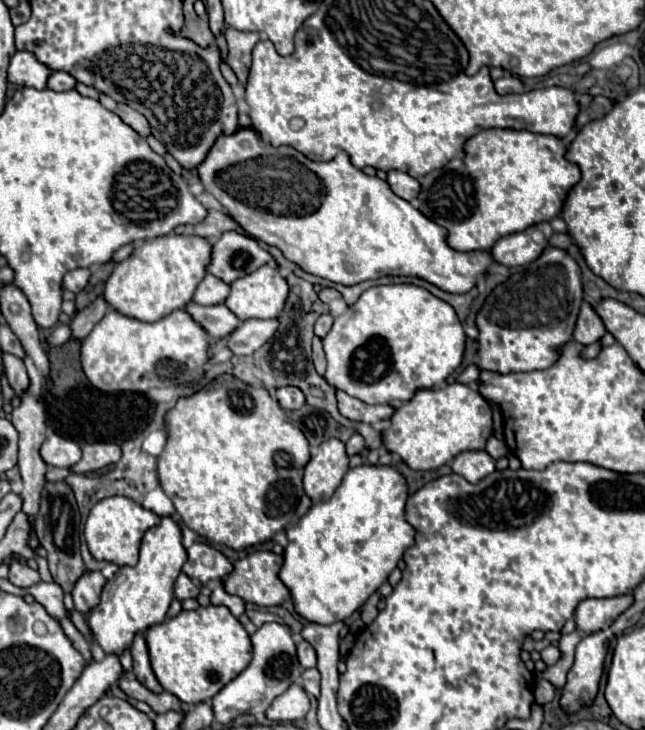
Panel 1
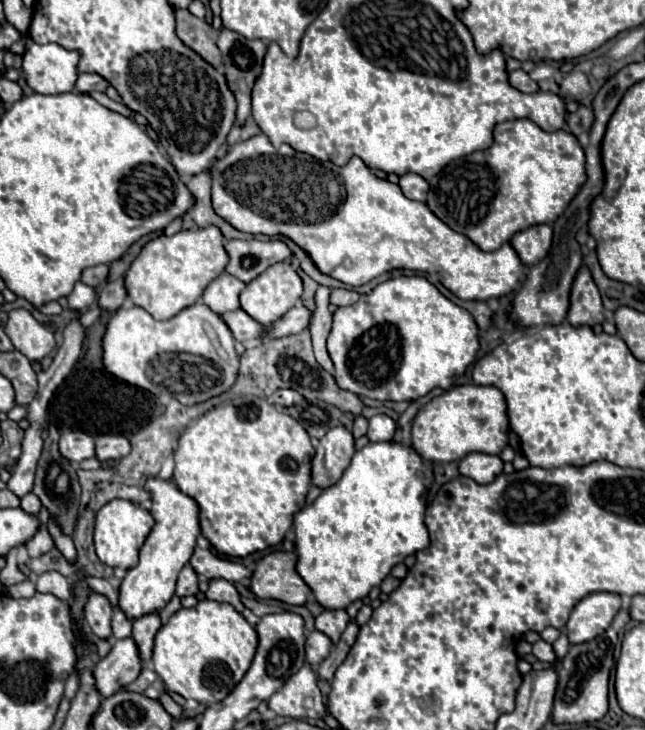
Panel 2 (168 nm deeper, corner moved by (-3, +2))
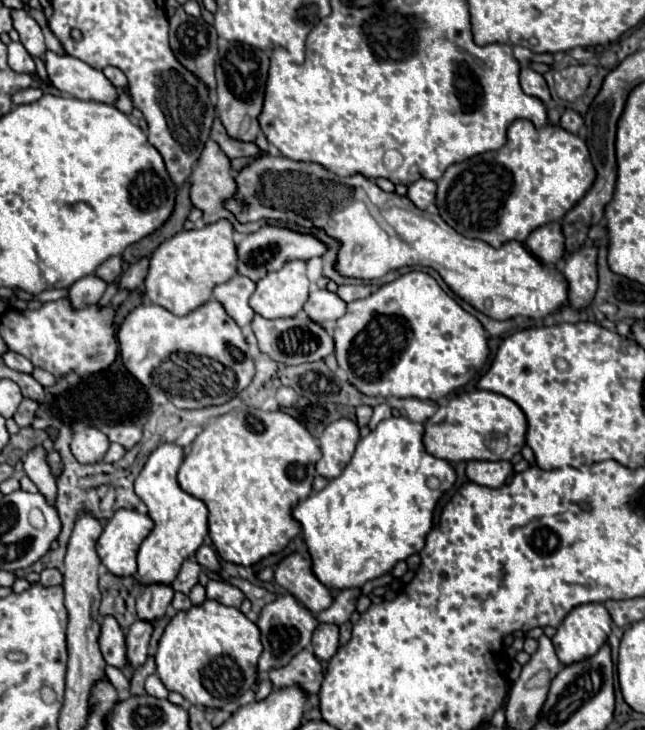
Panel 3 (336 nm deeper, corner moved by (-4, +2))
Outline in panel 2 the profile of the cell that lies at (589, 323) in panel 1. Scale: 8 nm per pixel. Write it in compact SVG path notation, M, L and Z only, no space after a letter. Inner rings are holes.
M582 264L576 272L570 290L570 306L568 306L568 322L572 326L594 326L604 322L604 306L600 300L600 292L590 276L590 270Z

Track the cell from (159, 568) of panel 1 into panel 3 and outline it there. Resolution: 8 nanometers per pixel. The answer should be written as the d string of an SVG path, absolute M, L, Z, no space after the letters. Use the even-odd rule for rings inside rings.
M161 444L153 450L141 474L135 480L135 494L147 504L147 514L155 522L153 532L143 540L139 556L137 556L137 578L141 586L163 584L171 586L177 578L179 568L185 560L189 560L197 548L203 544L207 536L207 506L181 490L177 482L177 470L183 462L183 448L175 444Z

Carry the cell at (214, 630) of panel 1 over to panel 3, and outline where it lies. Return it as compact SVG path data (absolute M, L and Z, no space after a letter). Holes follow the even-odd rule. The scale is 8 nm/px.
M205 600L171 618L159 640L155 664L167 690L179 692L195 706L223 708L251 690L257 680L257 660L261 652L261 634L255 622L247 620L239 608Z

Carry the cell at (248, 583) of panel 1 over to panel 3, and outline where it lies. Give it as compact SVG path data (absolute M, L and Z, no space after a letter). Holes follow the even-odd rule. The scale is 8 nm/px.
M293 552L275 566L275 582L313 614L331 604L331 592L311 572L309 552Z

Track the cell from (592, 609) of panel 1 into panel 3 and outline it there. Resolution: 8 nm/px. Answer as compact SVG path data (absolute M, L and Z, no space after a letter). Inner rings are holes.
M603 604L575 606L551 638L561 664L593 656L611 632L611 616Z

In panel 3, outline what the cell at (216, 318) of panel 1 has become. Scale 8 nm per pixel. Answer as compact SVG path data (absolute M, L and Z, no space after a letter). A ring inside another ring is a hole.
M299 312L293 318L281 318L281 320L265 320L259 314L255 314L251 320L251 328L257 336L259 350L269 354L277 362L283 362L283 364L313 362L313 360L321 360L333 352L331 332L325 330L321 324L307 320L307 316L303 312Z

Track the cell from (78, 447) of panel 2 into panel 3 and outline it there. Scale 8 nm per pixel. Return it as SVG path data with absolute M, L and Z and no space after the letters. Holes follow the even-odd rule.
M97 428L77 430L71 438L71 452L79 462L93 464L99 462L109 448L107 436Z

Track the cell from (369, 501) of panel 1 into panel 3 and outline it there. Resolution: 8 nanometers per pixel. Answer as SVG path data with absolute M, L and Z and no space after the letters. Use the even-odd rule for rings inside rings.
M407 418L383 420L369 436L359 440L343 474L329 480L321 492L301 500L293 510L293 518L301 524L303 540L313 560L313 574L329 590L361 588L365 582L391 572L399 560L407 560L411 554L423 550L425 538L433 526L435 504L439 496L453 486L455 472L447 460L439 460L425 452L421 436L423 424L409 422Z

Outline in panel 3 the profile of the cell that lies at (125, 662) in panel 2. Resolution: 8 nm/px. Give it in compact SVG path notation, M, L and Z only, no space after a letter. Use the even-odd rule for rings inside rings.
M135 620L125 636L125 654L131 670L137 670L147 660L149 638L153 632L153 624L143 624L143 620Z

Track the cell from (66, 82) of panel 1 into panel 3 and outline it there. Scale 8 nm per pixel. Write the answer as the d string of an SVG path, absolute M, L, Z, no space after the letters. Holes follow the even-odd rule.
M107 66L105 70L103 70L103 74L107 76L107 80L117 88L117 90L123 90L123 88L127 88L127 78L125 78L125 74L119 70L119 68L113 68L113 66Z

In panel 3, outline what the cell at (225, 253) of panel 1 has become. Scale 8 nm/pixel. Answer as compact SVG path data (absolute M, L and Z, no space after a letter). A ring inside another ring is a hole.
M263 226L259 232L253 232L251 236L245 236L237 244L237 272L251 278L253 282L261 280L265 274L279 270L287 260L309 260L313 256L321 256L325 252L325 244L321 244L313 236L297 234L287 228L275 228L275 226Z

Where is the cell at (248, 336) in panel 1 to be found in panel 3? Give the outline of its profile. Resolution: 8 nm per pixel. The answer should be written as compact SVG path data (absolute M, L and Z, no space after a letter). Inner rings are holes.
M313 288L309 294L309 300L303 306L303 312L317 324L325 324L329 320L337 320L345 312L345 302L339 300L333 292Z

